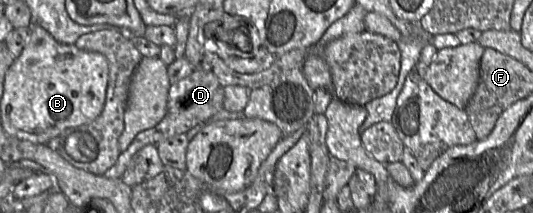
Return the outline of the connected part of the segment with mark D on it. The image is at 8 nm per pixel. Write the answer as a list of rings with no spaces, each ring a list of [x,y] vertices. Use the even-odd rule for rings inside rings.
[[[193,69],[185,78],[171,84],[168,92],[167,111],[163,119],[155,126],[139,132],[128,148],[119,154],[116,163],[103,175],[107,178],[121,178],[132,156],[145,145],[158,143],[186,133],[188,130],[206,121],[223,108],[224,86],[222,86],[211,70]]]

